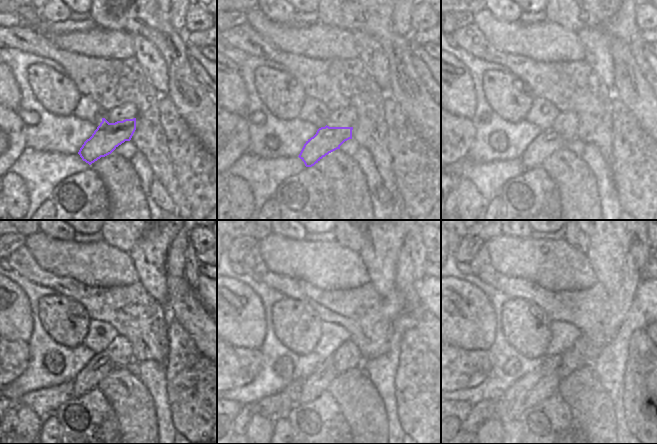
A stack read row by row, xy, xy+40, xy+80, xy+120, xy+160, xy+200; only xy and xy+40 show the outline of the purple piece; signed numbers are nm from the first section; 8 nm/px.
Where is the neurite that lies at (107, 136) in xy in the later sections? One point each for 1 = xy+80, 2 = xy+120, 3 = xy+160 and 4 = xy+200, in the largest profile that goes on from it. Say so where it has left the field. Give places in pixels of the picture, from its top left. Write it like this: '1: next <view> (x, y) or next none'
1: next xy+80 (549, 141)
2: next xy+120 (100, 365)
3: next xy+160 (316, 380)
4: next xy+200 (547, 386)

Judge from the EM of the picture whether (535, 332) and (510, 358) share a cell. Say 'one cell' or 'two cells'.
two cells

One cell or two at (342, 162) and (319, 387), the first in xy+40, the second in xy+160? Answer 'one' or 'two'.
two

